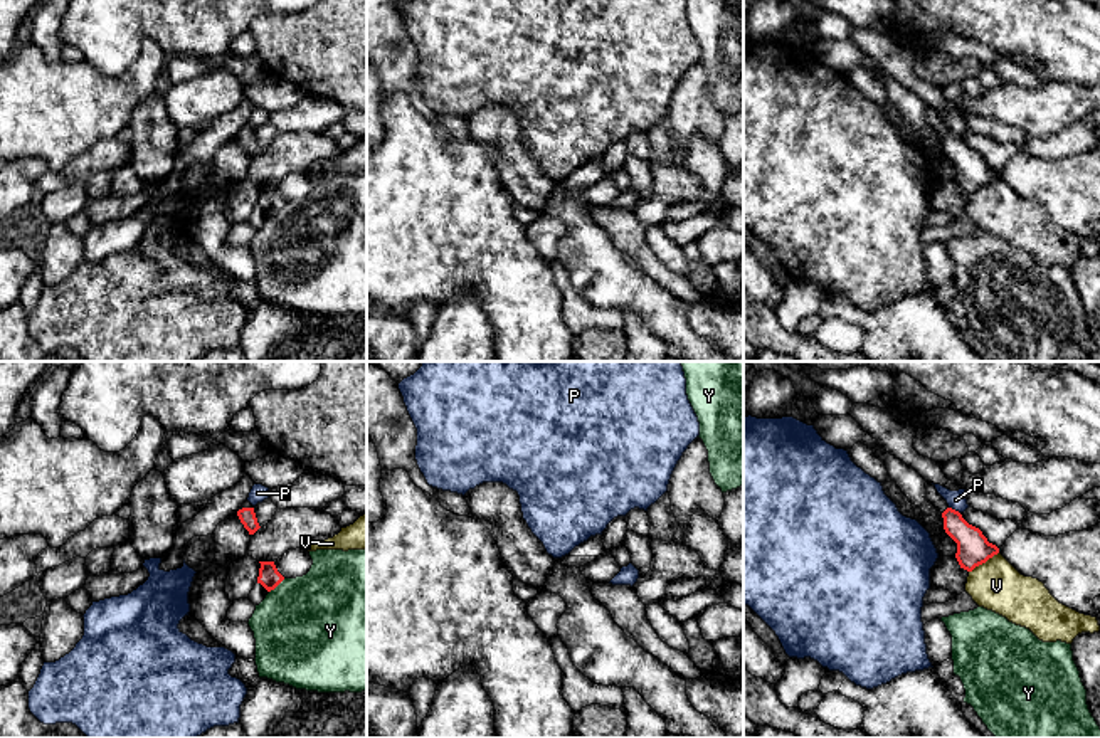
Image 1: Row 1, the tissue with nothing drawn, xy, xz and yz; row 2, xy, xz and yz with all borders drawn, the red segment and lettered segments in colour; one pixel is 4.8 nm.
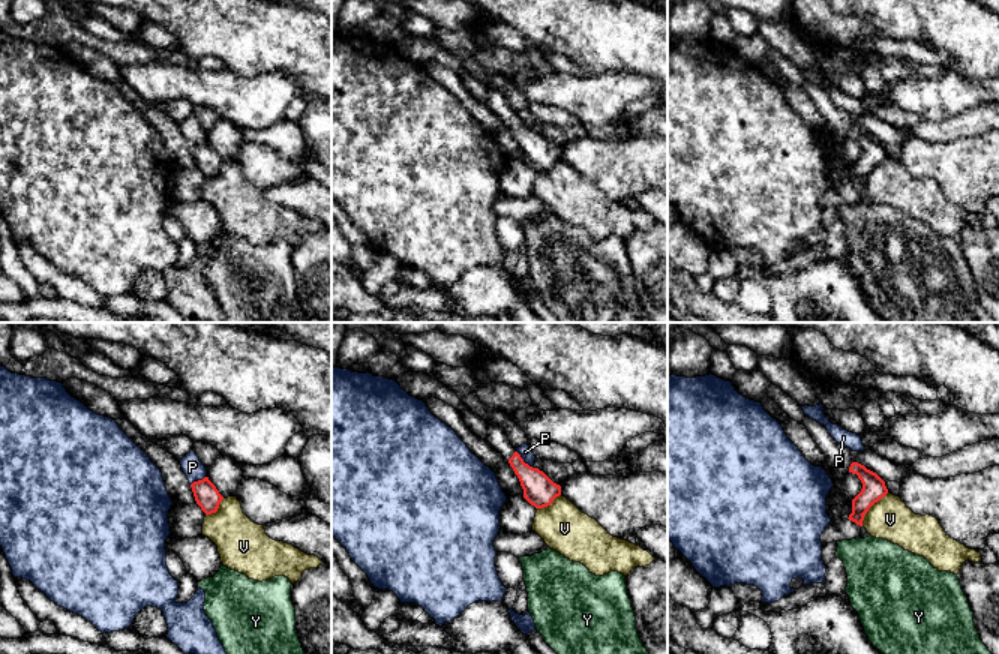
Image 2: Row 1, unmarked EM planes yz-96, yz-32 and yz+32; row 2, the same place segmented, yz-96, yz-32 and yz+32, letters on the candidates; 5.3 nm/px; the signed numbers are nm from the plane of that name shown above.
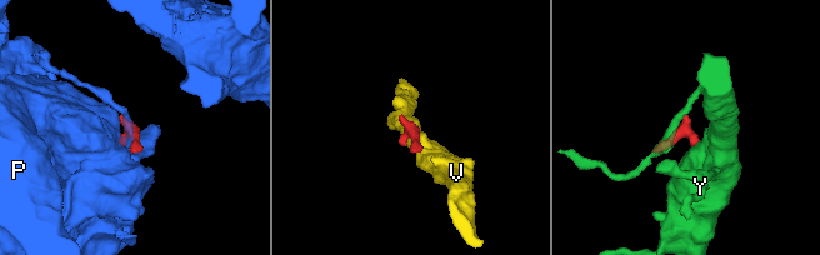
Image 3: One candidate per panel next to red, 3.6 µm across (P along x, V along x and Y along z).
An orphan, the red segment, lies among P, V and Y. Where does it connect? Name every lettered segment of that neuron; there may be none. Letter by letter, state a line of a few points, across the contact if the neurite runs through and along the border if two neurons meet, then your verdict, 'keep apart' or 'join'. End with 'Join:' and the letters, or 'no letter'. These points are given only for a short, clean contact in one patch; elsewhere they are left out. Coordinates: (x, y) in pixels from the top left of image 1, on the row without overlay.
P: keep apart
V: keep apart
Y: xy (285, 202), (269, 216) | keep apart
Join: no letter

